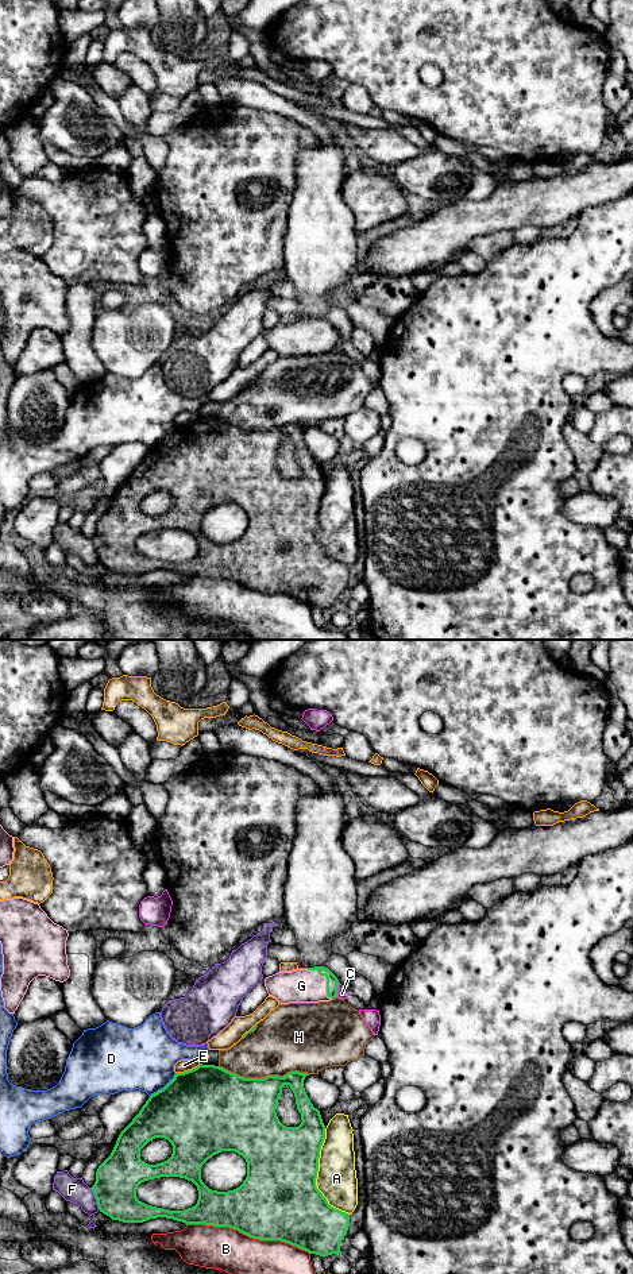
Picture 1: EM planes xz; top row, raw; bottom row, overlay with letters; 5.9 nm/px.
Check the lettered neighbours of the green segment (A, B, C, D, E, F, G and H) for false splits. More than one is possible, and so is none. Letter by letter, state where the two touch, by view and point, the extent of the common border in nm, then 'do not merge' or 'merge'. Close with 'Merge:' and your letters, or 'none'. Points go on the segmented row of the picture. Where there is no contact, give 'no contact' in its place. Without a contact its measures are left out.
A: meets green in xz at (316, 1176); contact 550 nm long; do not merge
B: meets green in xz at (249, 1235); contact 750 nm long; do not merge
C: meets green in xz at (336, 989); contact 90 nm long; do not merge
D: meets green in xz at (165, 1087); contact 220 nm long; do not merge
E: meets green in xz at (188, 1070); contact 160 nm long; do not merge
F: meets green in xz at (96, 1199); contact 150 nm long; do not merge
G: meets green in xz at (323, 975); contact 280 nm long; merge
H: meets green in xz at (265, 1077); contact 550 nm long; do not merge
Merge: G

